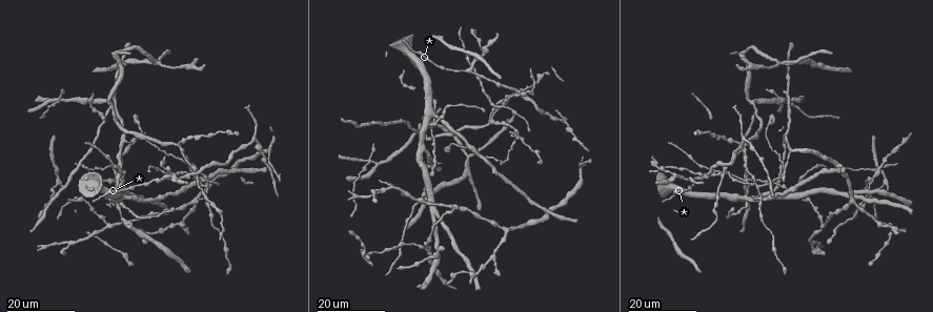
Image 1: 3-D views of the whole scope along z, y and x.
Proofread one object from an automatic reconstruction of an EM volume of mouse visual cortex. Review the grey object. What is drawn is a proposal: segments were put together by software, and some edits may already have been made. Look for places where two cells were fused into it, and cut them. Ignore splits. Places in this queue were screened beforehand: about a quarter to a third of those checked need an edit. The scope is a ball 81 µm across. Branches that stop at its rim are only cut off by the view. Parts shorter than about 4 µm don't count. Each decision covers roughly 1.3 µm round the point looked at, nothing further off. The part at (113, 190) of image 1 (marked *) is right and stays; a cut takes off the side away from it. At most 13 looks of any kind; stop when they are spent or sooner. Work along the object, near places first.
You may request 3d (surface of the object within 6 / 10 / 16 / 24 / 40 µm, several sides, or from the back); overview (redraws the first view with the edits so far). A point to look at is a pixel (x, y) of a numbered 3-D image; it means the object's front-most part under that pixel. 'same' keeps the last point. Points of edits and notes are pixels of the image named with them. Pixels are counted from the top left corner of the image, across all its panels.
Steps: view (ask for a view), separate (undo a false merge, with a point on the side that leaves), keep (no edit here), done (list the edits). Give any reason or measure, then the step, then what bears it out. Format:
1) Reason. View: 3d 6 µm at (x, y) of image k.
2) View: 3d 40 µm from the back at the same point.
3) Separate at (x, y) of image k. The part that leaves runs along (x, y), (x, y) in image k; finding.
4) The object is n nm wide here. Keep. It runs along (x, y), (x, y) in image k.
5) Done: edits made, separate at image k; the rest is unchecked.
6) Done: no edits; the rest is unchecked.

Three-way junction. View: 3d 16 µm at (505, 106) of image 1.

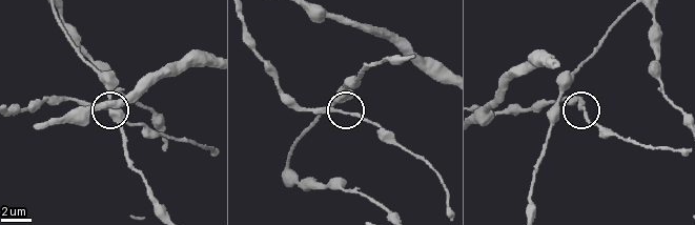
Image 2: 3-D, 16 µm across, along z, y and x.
View: 3d 10 µm at (343, 111) of image 2.

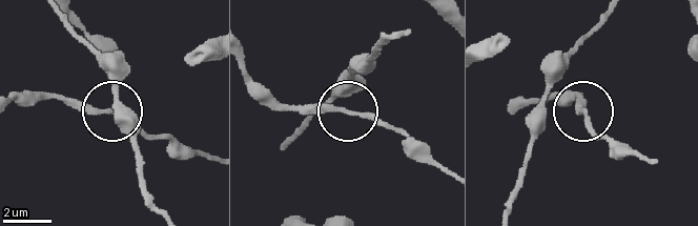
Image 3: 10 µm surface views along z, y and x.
The side arm is 13 µm long. Keep. It runs along (249, 76), (280, 104), (370, 111), (392, 124) in image 3; one cell here.

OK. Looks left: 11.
Four or more arms meet. View: 3d 16 µm at (69, 242) of image 1.

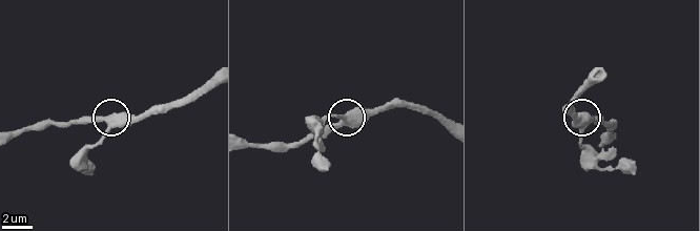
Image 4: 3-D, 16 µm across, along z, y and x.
View: 3d 6 µm at (110, 125) of image 4.

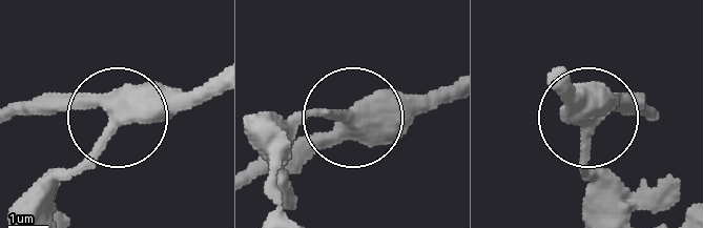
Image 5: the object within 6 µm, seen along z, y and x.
4 arms meet here. Keep. All the same cell.

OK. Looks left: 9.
Four arms meet. View: 3d 24 µm at (205, 185) of image 1.

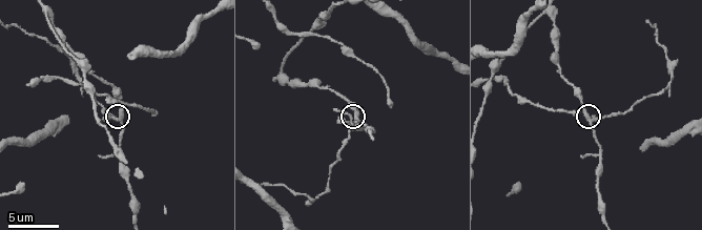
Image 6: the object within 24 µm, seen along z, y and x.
View: 3d 10 µm at (591, 120) of image 6.

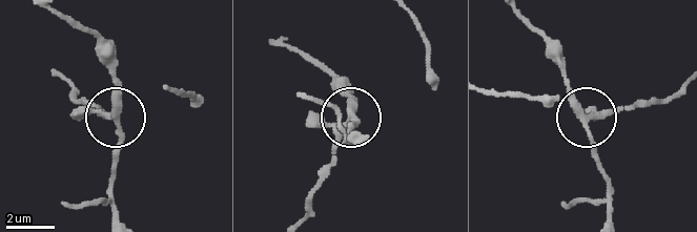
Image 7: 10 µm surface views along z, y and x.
View: 3d 6 µm at (114, 119) of image 7.

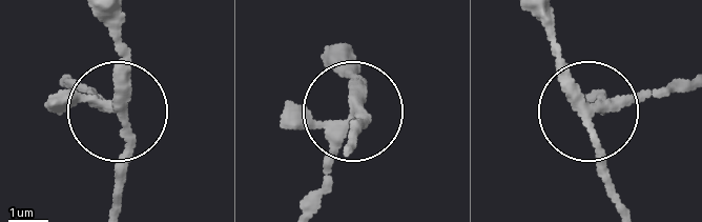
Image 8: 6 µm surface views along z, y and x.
The object is 260 nm wide here. Separate at (55, 105) of image 8. The part that leaves runs along (599, 107), (686, 87) in image 8; a second cell is stuck on.

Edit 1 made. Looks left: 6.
View: overview.

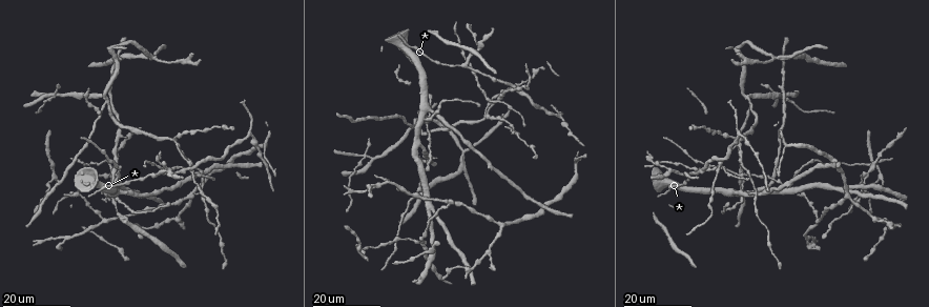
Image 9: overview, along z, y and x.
Two arms in line, one across. View: 3d 24 µm at (176, 142) of image 9.

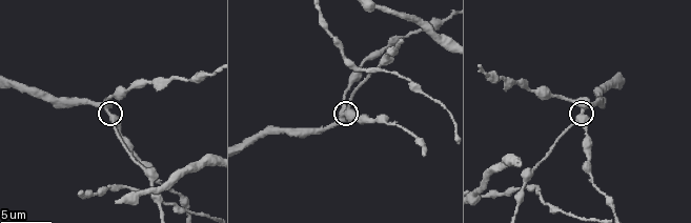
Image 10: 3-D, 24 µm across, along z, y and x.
View: 3d 6 µm at (346, 115) of image 10.

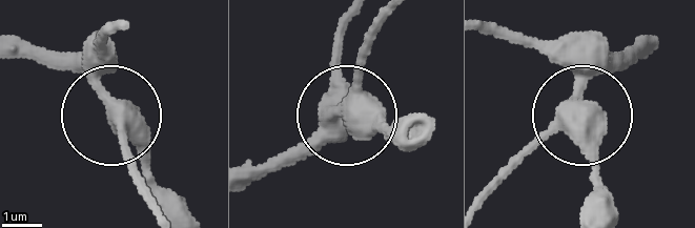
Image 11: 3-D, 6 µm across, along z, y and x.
Keep. It runs along (157, 205), (113, 122), (183, 215) in image 11; continuous, no second cell.

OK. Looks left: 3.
View: 3d 24 µm at (166, 170) of image 9.

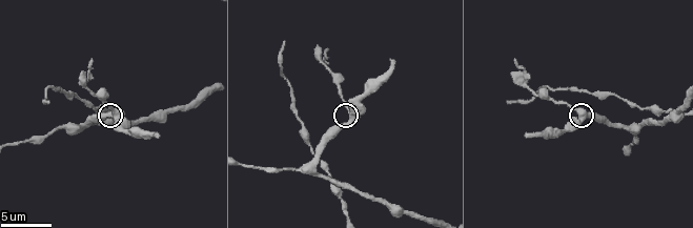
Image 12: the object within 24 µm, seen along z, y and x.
View: 3d 10 µm at (577, 111) of image 12.

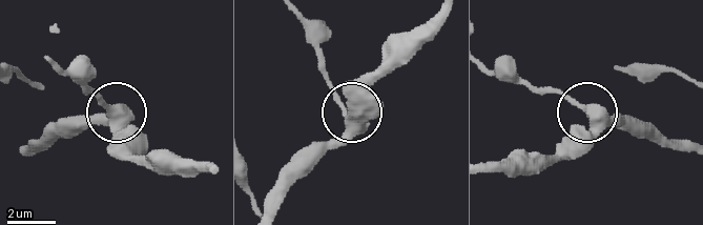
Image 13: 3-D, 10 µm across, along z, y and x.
Keep. It runs along (687, 148), (669, 148), (587, 116), (585, 130), (551, 164) in image 13; all the same cell.

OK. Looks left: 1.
Done: edits made, separate at image 8; the rest is unchecked.

